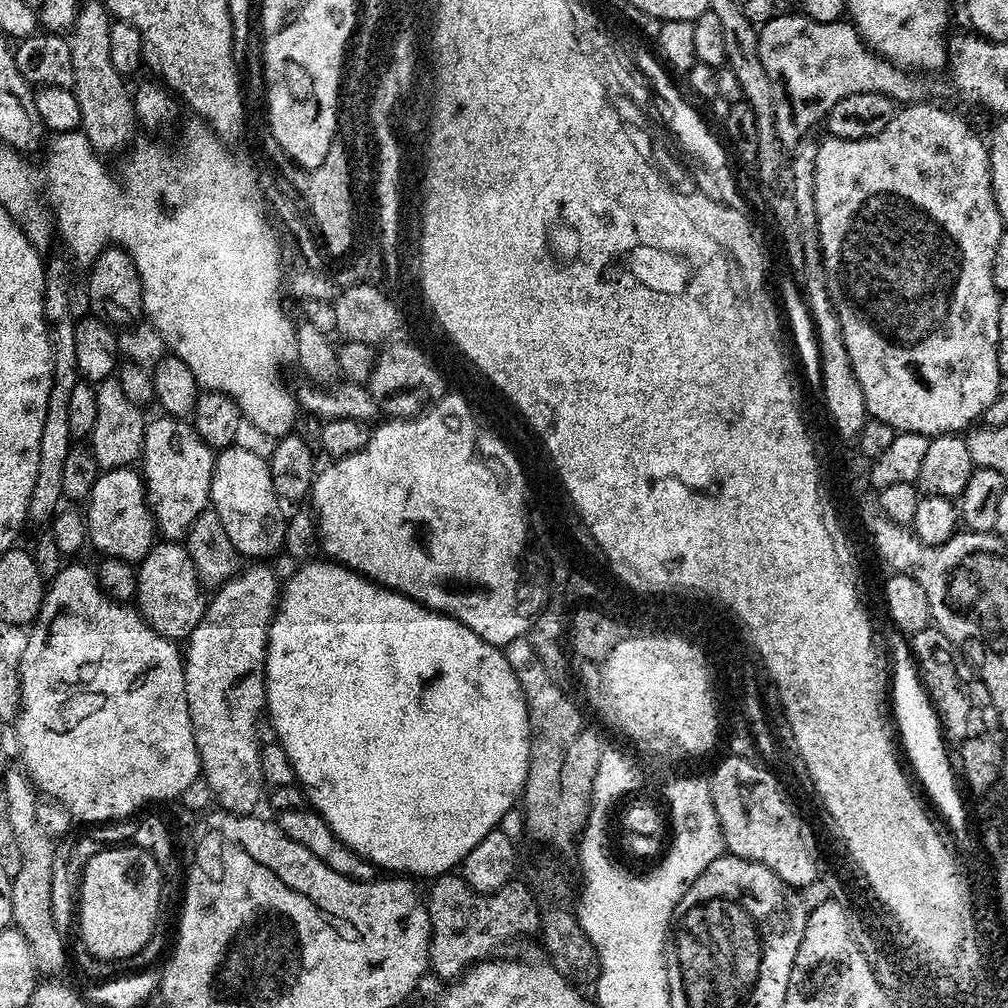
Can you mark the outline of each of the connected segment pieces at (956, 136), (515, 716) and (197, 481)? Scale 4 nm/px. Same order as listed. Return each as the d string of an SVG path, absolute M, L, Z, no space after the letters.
M908 102L903 105L901 110L893 111L892 116L886 122L886 126L881 132L876 132L872 136L863 136L857 140L847 140L841 136L829 135L820 140L820 149L818 150L818 158L814 166L814 202L816 203L816 223L814 232L819 237L820 254L824 258L824 276L828 279L828 292L832 295L832 305L838 314L838 322L842 326L842 338L846 342L846 350L850 354L850 362L854 366L854 374L858 378L858 386L862 386L862 394L864 395L864 407L867 415L873 420L881 420L886 422L892 428L896 429L897 433L909 431L913 434L924 433L929 437L941 435L942 430L962 430L966 424L971 425L972 418L979 419L987 408L989 408L996 400L997 396L1002 391L1000 379L1002 373L998 366L998 310L1000 309L1001 293L997 292L994 286L994 278L992 277L992 267L994 266L994 250L998 244L998 238L1006 230L1006 222L1000 216L1000 211L996 205L994 198L994 190L992 189L992 171L990 170L990 162L988 161L988 145L985 137L979 136L962 117L956 112L951 112L948 108L939 108L936 104L928 104L929 102Z
M319 558L320 560L312 560L309 564L304 564L292 577L282 584L282 595L278 600L278 607L275 616L272 617L272 624L268 628L268 649L266 650L266 658L264 659L264 699L266 701L266 716L269 716L270 727L276 732L276 738L282 746L282 750L286 750L286 758L290 758L290 766L294 766L294 774L298 784L304 787L304 792L308 795L307 803L318 813L323 820L330 826L330 830L334 830L334 834L338 838L342 838L342 842L346 842L346 846L353 848L357 854L363 856L369 864L377 869L389 868L387 871L392 874L407 874L412 878L421 878L420 876L428 876L427 878L435 878L453 871L452 868L459 865L466 858L466 854L470 852L486 836L492 832L500 823L500 819L510 811L513 811L515 802L524 791L524 783L526 782L526 774L528 773L528 763L530 762L530 746L532 745L532 731L530 730L530 722L528 721L528 704L524 700L522 694L522 686L518 682L518 678L514 674L514 670L510 666L510 662L506 662L503 651L497 645L486 642L477 632L470 630L456 619L455 615L445 614L443 611L431 612L428 608L423 608L419 604L419 599L413 598L411 595L405 594L391 586L385 586L363 574L357 569L343 563L333 562L328 558Z
M160 414L157 420L149 419L144 426L144 447L138 457L138 468L144 478L144 490L148 494L148 507L159 531L168 538L184 538L198 514L209 507L212 494L212 471L216 465L214 449L200 439L196 429L187 419Z

